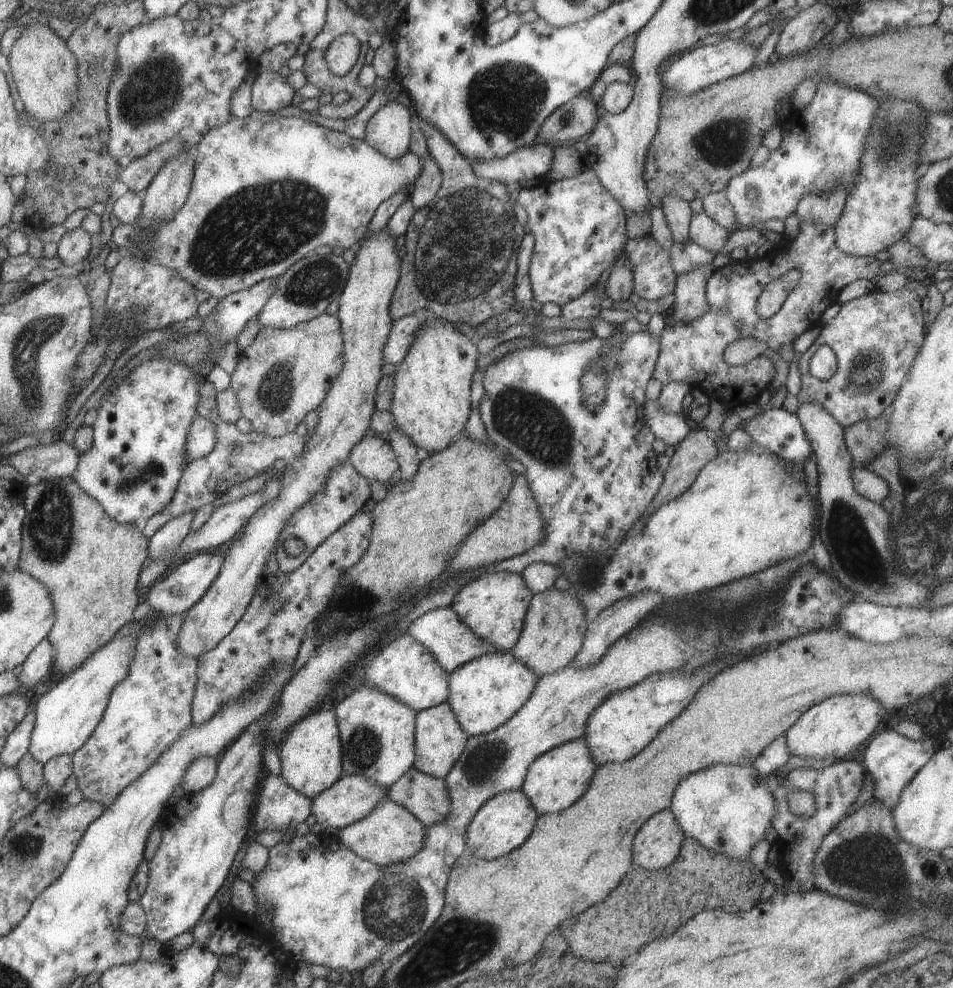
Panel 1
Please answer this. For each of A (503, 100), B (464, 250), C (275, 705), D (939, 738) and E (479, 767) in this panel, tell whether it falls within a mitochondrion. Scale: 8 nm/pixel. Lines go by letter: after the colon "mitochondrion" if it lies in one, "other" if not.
A: mitochondrion
B: mitochondrion
C: other
D: other
E: mitochondrion

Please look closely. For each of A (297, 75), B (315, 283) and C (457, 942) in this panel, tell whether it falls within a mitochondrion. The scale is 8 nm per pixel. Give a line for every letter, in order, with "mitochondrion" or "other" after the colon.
A: other
B: mitochondrion
C: mitochondrion

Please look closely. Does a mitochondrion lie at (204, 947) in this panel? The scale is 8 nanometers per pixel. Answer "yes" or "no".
no

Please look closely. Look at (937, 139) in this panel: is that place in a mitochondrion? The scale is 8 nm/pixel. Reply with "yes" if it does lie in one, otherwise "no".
yes

